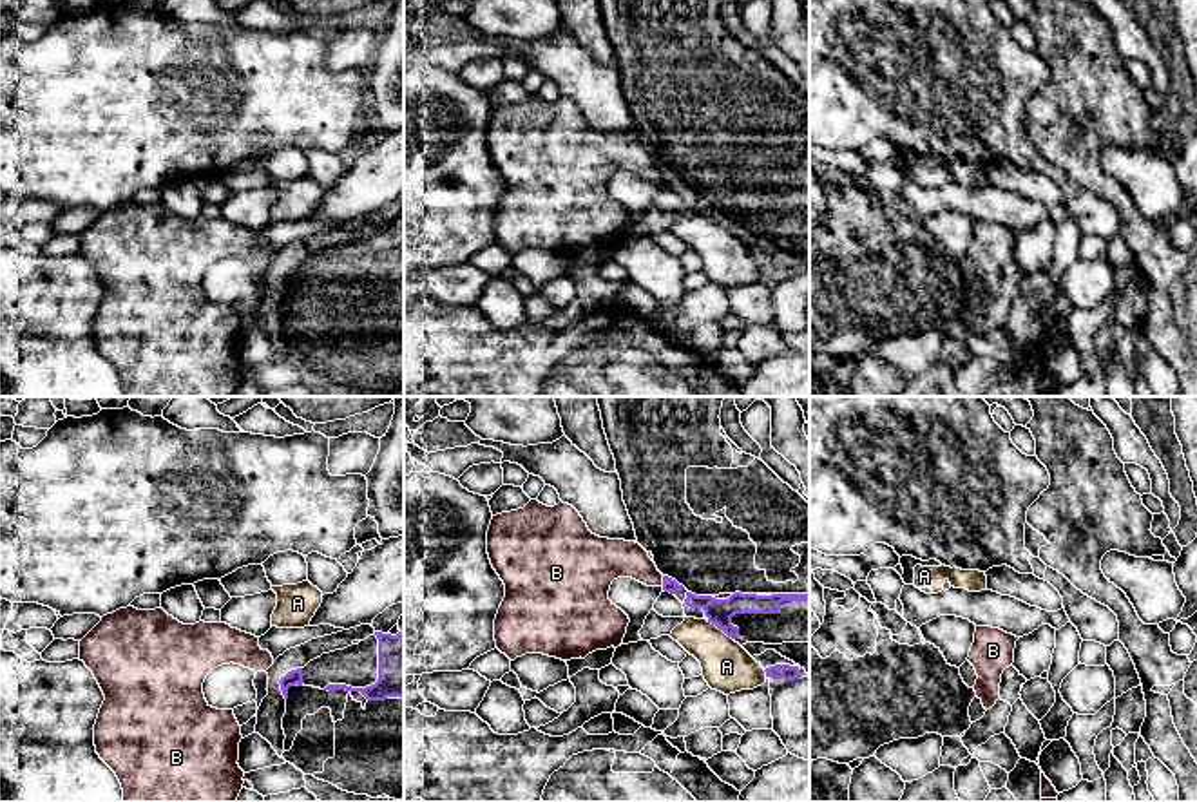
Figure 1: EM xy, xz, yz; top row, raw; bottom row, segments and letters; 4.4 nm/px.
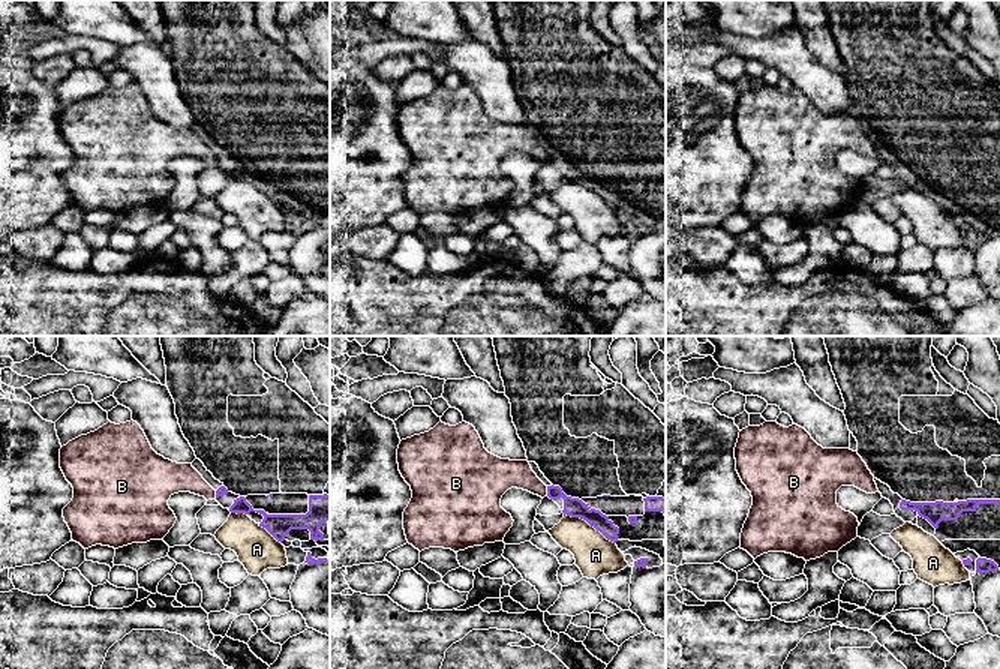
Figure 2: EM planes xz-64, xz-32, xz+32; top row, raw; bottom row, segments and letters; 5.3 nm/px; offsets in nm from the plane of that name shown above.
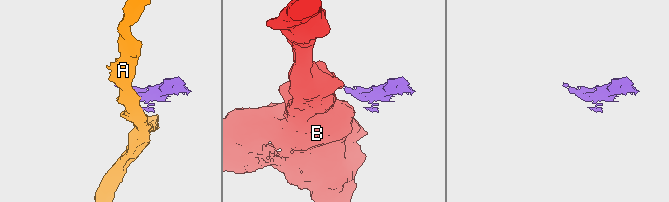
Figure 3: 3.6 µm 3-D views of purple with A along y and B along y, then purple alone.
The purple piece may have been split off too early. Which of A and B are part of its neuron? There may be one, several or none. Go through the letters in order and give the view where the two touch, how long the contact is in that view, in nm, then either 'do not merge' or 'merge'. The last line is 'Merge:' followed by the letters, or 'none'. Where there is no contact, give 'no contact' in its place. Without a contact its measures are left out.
A: xz | 150 nm | do not merge
B: xz | 50 nm | do not merge
Merge: none

